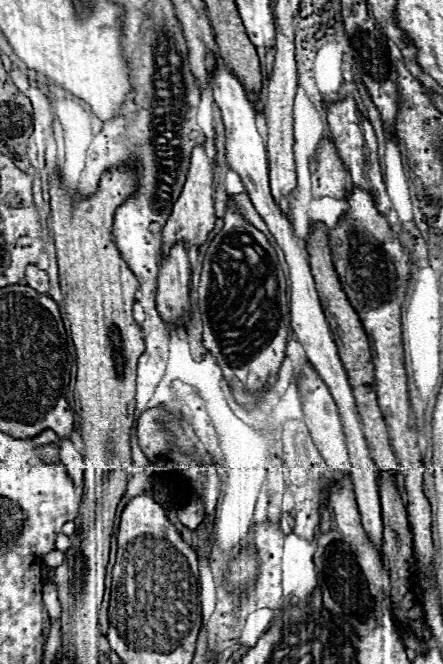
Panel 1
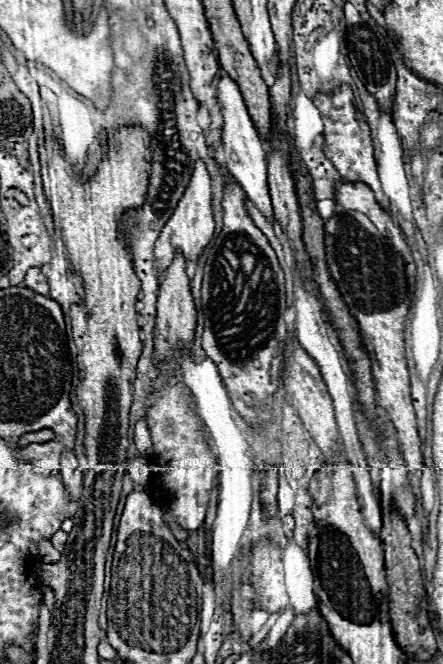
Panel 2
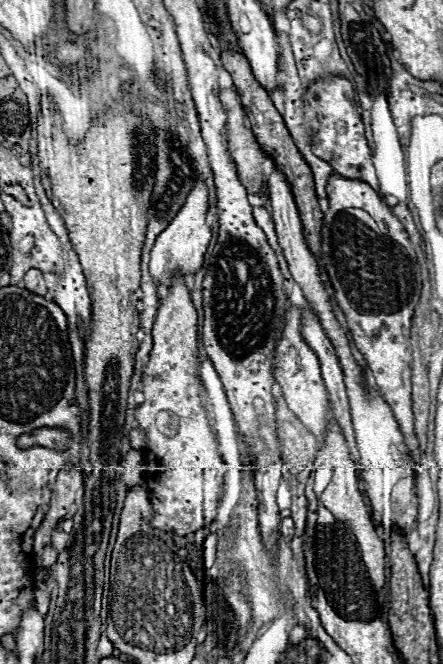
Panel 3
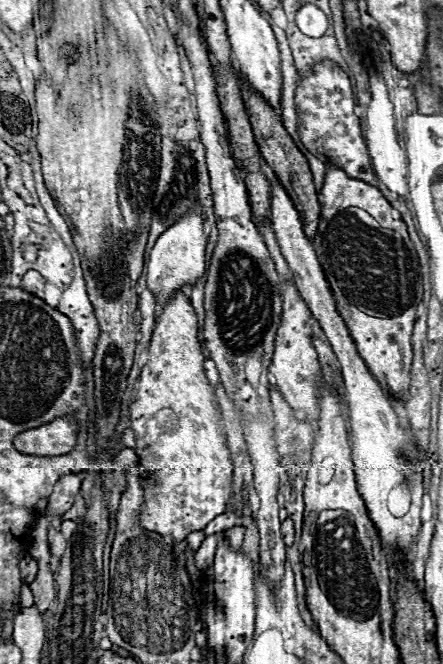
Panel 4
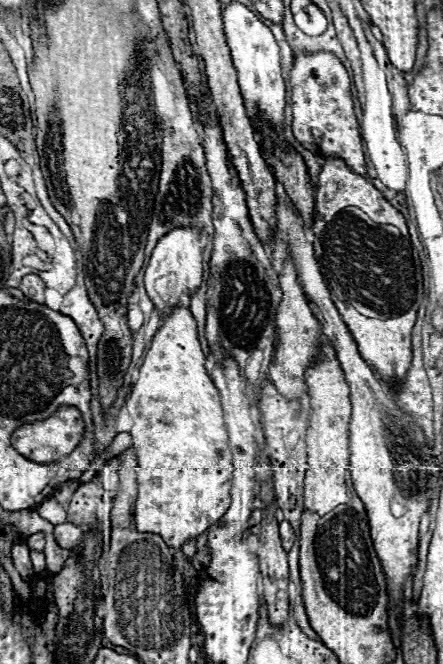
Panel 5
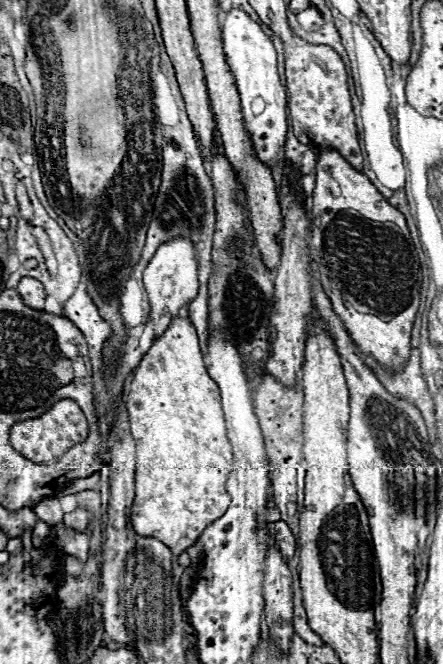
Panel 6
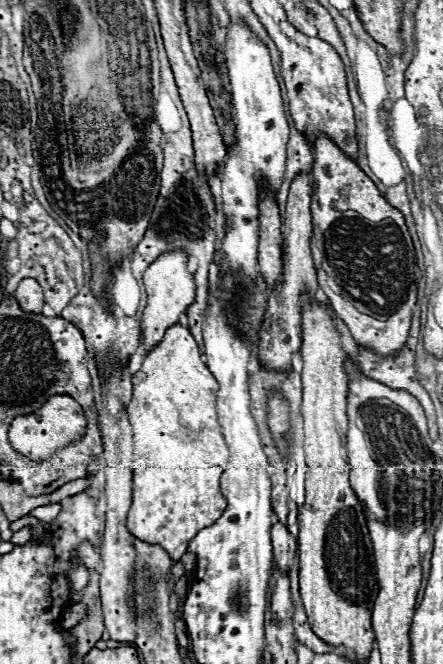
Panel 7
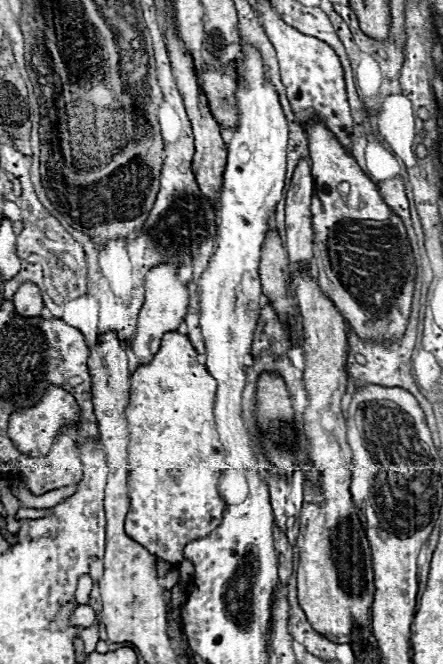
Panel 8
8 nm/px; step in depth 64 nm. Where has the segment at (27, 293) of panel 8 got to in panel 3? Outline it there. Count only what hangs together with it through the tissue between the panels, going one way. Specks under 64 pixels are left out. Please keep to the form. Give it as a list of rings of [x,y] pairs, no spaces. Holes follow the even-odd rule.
[[[28,270],[26,276],[24,276],[24,288],[34,292],[34,294],[40,294],[44,296],[46,294],[46,284],[44,284],[44,274],[40,270]]]

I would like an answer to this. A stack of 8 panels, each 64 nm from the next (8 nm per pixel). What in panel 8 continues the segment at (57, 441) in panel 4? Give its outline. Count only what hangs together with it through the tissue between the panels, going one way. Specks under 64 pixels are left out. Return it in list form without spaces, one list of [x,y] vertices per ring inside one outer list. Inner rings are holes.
[[[48,386],[48,392],[30,408],[22,408],[22,412],[14,412],[10,416],[8,436],[10,440],[28,456],[46,456],[50,446],[60,430],[60,426],[74,424],[78,420],[78,404],[70,392],[60,386]]]

